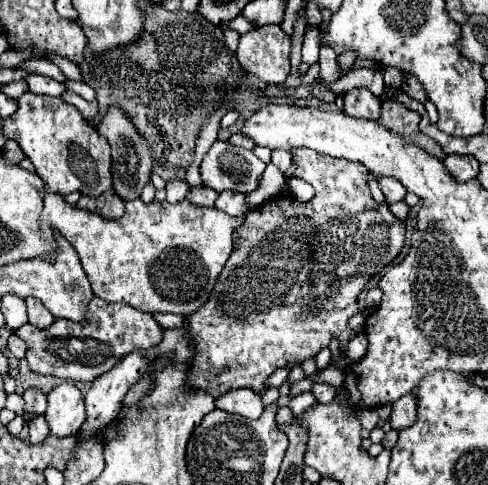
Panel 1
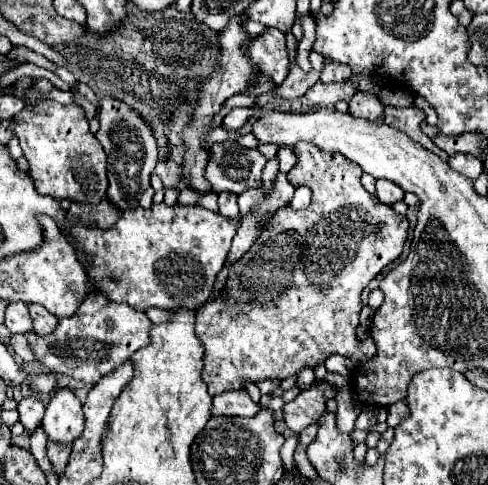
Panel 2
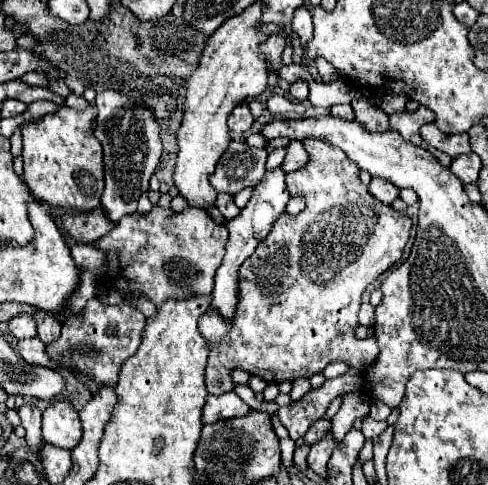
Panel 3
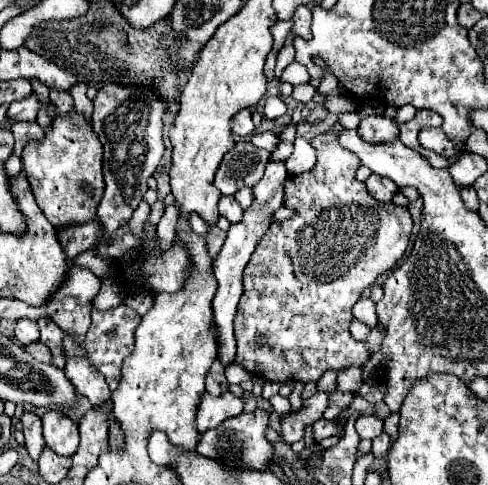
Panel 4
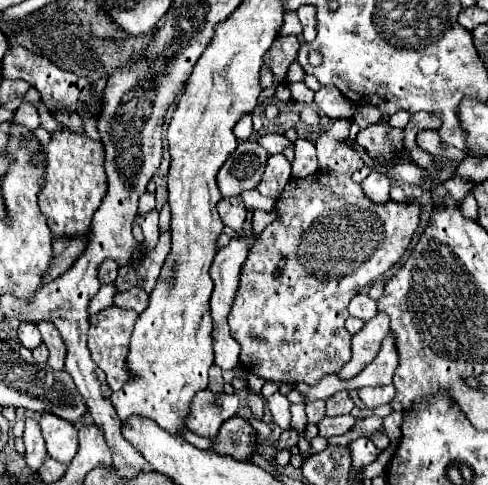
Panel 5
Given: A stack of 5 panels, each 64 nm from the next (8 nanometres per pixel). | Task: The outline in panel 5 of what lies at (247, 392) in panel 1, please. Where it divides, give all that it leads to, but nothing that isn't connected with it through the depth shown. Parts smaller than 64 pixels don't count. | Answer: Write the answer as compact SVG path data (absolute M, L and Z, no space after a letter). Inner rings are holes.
M208 388L198 392L190 406L188 428L204 438L218 434L218 428L224 420L232 418L238 412L240 400L234 394L212 394Z

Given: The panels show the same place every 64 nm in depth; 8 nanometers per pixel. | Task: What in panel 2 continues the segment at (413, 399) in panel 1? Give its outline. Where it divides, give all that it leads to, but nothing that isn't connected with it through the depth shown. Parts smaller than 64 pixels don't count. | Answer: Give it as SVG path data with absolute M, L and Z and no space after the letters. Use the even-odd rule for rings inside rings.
M400 400L396 404L392 404L388 408L388 426L396 428L402 420L406 420L410 416L410 410L408 410L408 402L406 400Z

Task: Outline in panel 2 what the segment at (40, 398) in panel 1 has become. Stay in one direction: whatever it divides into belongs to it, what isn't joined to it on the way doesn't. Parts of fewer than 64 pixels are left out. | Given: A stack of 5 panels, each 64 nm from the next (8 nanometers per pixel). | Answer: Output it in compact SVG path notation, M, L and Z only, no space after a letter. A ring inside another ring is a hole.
M30 396L30 398L24 398L20 402L18 412L20 412L20 422L24 424L24 428L28 432L32 432L40 424L40 420L44 416L44 404L38 398Z

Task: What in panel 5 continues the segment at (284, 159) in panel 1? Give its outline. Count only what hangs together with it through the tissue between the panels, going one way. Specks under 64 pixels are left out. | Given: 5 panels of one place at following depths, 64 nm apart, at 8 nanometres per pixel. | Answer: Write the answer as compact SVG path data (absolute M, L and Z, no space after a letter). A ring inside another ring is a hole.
M298 138L294 142L294 160L292 160L292 176L294 178L304 178L312 172L318 170L316 162L316 148L310 140Z

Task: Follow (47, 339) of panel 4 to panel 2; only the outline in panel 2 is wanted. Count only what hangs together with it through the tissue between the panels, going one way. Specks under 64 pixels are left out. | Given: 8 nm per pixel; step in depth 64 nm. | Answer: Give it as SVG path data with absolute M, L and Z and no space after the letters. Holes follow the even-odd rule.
M28 304L28 308L30 308L32 322L34 322L34 330L36 330L40 336L46 336L46 334L50 334L50 332L56 328L58 318L52 316L50 312L46 312L44 306L40 306L40 304Z

